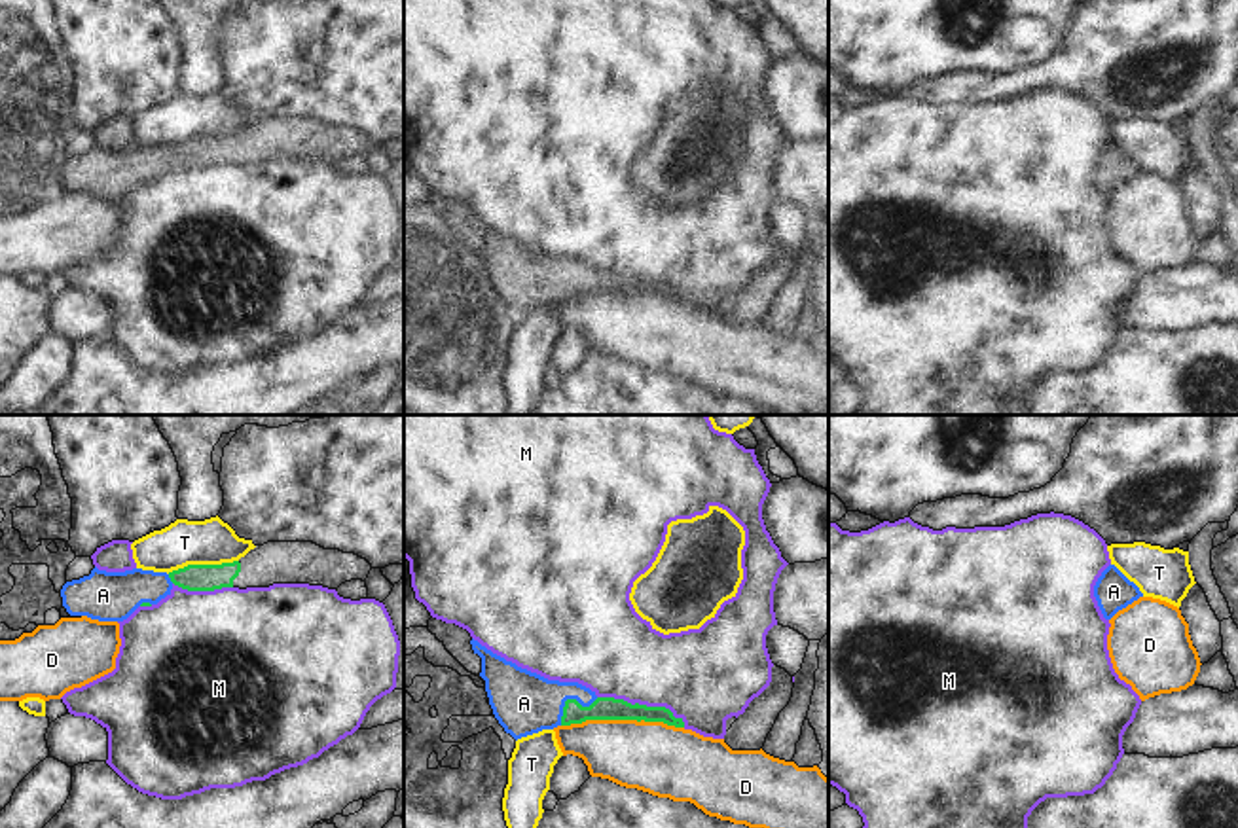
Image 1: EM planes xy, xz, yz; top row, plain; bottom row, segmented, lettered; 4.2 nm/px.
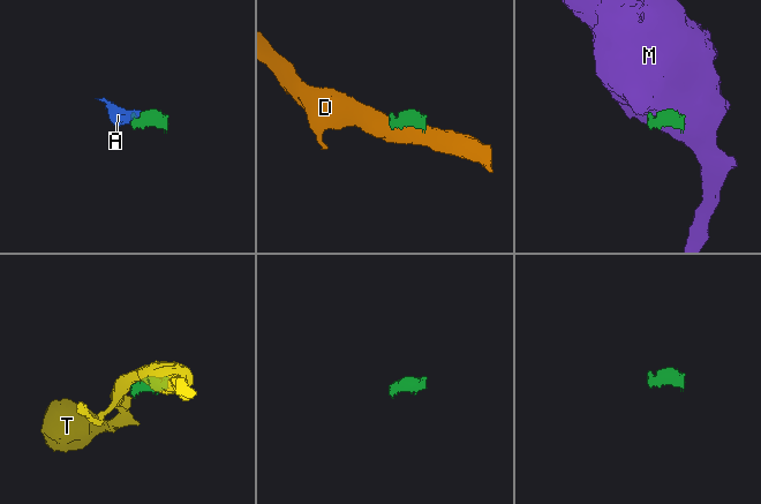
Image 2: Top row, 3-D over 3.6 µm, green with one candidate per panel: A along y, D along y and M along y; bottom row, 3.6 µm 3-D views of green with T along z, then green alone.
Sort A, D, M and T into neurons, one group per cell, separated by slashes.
A / D / M / T

